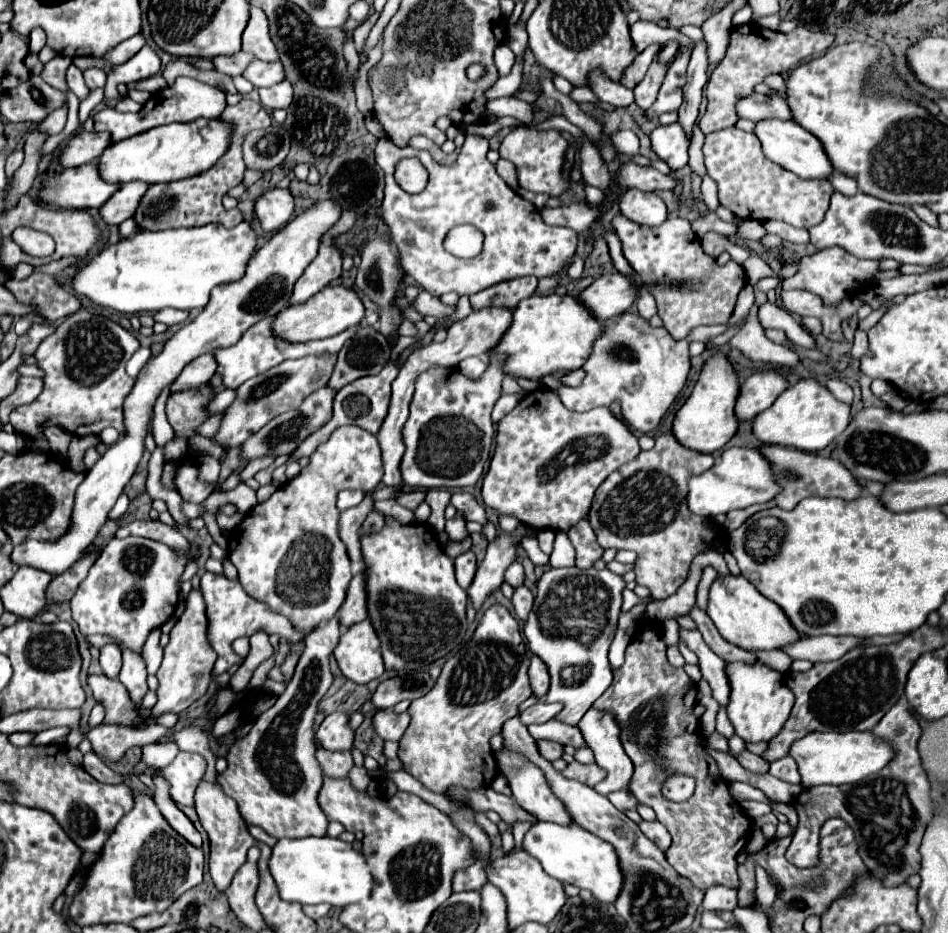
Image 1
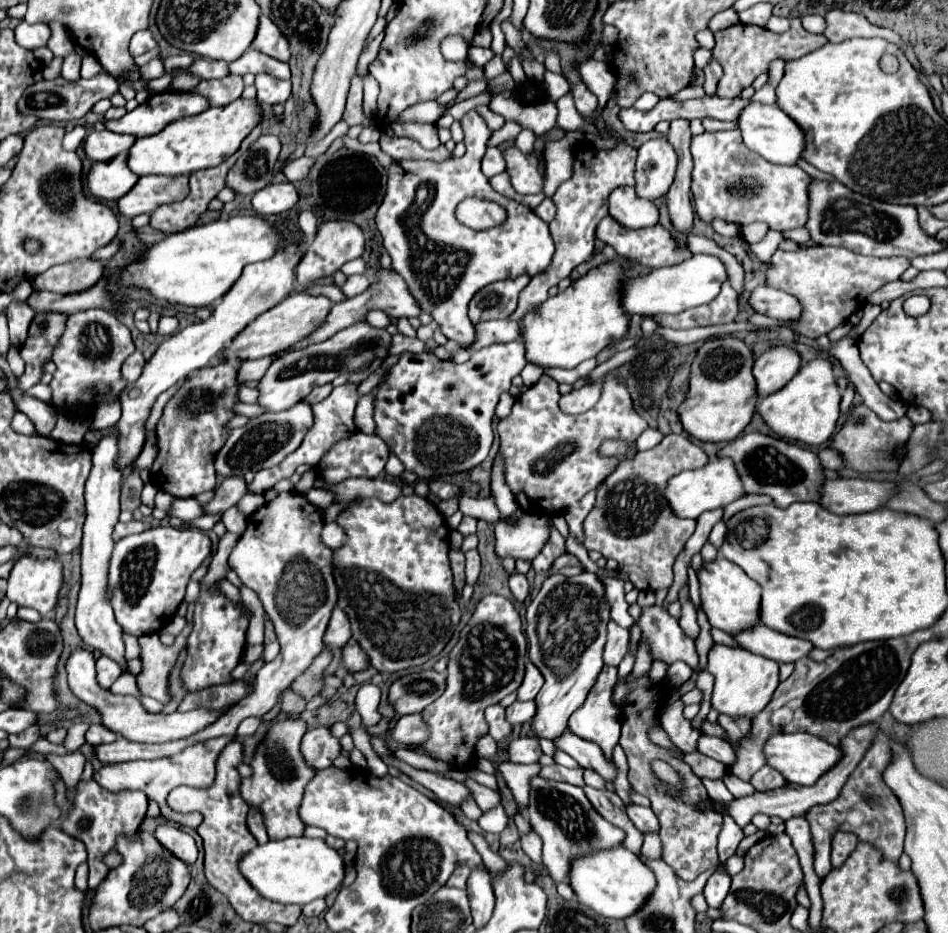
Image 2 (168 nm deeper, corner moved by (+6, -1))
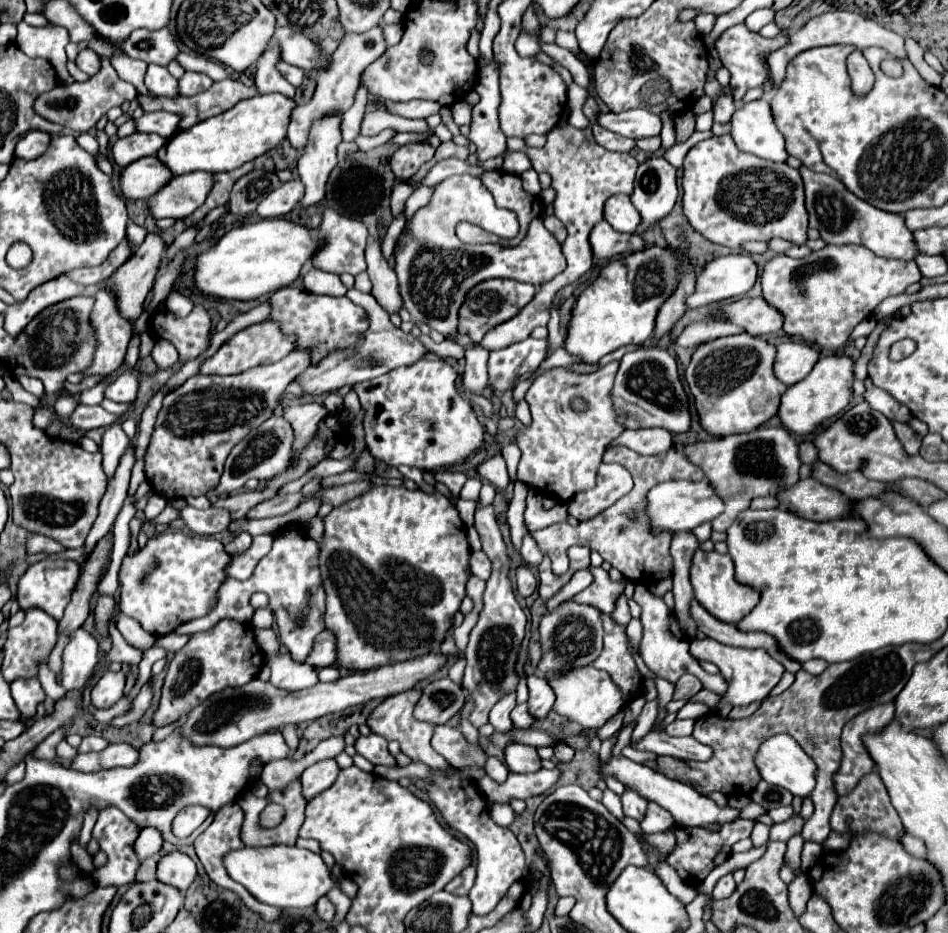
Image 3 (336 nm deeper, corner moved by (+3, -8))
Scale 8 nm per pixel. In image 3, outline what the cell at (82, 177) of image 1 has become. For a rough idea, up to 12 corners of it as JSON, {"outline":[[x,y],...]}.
{"outline":[[156,156],[120,174],[124,200],[148,200],[170,178]]}

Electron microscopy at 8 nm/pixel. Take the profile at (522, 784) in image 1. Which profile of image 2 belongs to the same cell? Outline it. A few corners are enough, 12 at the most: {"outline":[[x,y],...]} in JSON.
{"outline":[[535,777],[529,821],[543,863],[569,883],[571,859],[619,847],[583,787]]}

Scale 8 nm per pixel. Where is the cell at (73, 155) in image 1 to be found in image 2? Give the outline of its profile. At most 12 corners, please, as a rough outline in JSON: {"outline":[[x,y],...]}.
{"outline":[[91,131],[85,153],[93,161],[107,161],[129,151],[135,135]]}

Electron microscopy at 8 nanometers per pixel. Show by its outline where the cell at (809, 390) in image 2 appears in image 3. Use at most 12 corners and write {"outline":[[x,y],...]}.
{"outline":[[822,356],[784,392],[782,426],[808,436],[852,398],[852,360]]}

